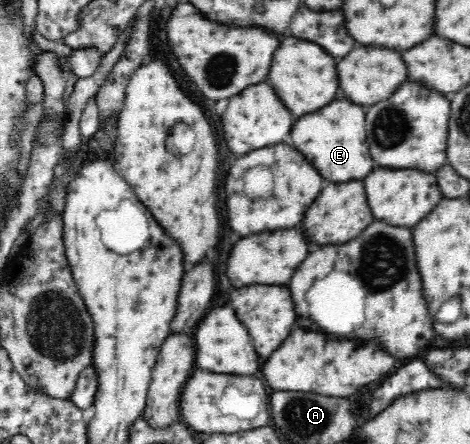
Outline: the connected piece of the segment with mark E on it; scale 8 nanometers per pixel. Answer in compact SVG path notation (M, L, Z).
M349 99L333 101L319 111L303 115L291 131L295 147L307 155L319 173L329 181L347 181L347 179L365 179L373 169L375 161L369 153L367 133L365 133L365 109Z

